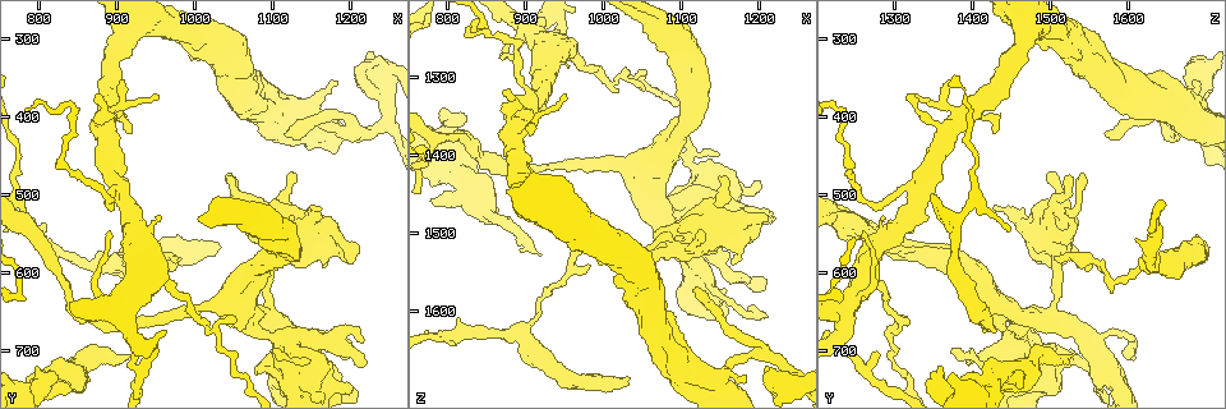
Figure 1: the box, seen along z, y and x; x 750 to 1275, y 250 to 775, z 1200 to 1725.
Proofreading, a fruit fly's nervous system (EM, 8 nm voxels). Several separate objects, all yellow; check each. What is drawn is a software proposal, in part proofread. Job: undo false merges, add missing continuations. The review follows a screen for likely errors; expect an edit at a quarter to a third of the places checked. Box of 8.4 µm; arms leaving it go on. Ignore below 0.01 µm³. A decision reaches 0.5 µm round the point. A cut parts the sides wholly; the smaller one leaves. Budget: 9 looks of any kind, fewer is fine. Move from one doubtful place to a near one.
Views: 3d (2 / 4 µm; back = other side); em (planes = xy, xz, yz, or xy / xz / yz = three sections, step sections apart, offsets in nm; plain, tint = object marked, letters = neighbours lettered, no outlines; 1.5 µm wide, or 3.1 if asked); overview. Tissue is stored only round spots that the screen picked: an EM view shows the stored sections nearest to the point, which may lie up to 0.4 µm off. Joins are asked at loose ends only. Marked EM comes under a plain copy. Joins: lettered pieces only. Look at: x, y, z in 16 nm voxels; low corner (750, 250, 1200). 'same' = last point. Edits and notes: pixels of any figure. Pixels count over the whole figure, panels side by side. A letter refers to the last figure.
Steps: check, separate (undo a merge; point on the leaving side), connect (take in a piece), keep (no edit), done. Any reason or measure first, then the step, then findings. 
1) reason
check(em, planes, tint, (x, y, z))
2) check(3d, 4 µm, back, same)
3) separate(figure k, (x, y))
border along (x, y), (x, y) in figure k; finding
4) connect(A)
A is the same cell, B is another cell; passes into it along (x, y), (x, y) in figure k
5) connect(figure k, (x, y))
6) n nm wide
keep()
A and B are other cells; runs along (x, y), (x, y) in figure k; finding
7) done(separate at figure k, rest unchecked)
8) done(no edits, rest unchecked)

free end
check(3d, 4 µm, (1150, 515, 1430))

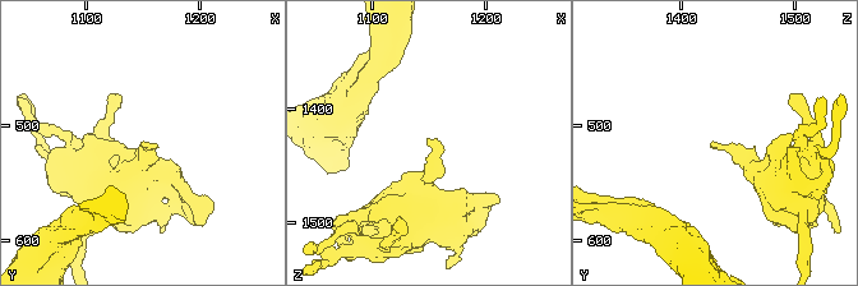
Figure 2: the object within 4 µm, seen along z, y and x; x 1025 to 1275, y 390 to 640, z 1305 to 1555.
now the EM
check(em, planes, letters, (1150, 514, 1424))

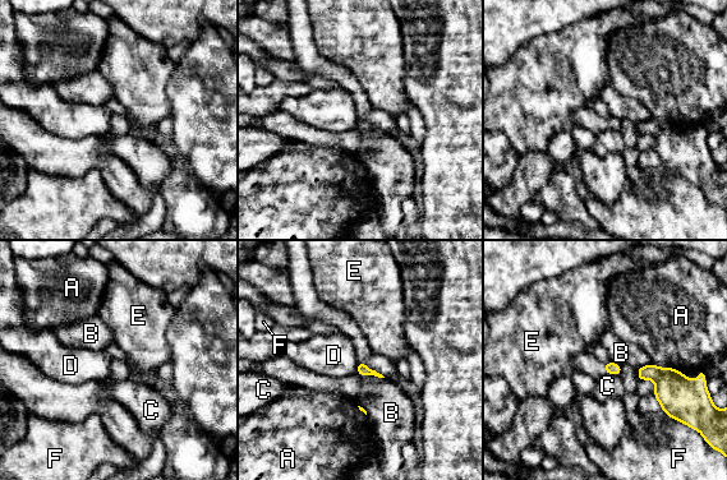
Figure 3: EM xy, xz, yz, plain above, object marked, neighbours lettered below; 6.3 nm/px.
keep()
A, B, C, D, E and F are other cells; border along (359, 361), (355, 373) in figure 3; none of them fits

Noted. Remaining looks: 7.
sharp bend
check(3d, 4 µm, (885, 510, 1265))

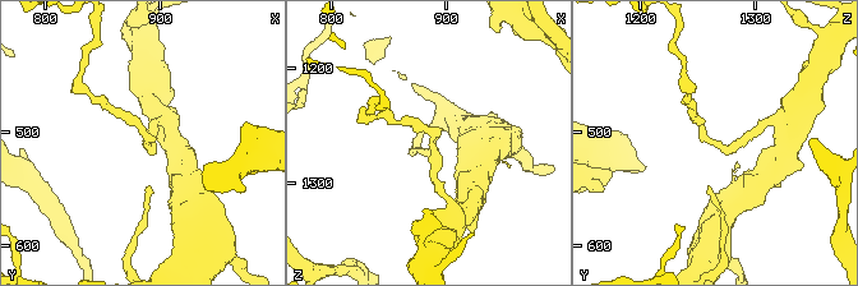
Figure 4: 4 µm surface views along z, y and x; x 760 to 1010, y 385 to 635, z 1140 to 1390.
check(em, yz, step 8, letters, (888, 510, 1266))

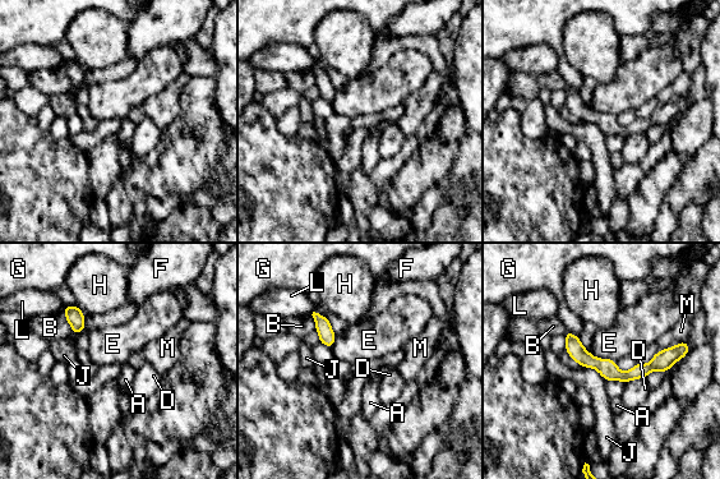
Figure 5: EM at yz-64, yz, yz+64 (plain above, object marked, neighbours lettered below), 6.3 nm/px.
check(em, planes, letters, same)

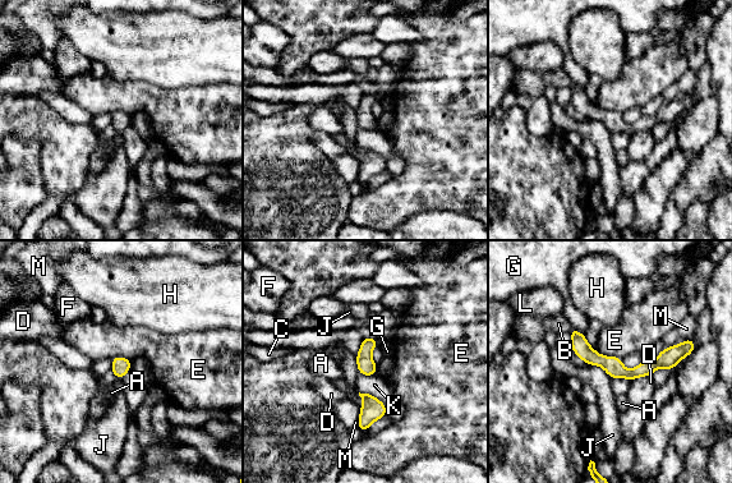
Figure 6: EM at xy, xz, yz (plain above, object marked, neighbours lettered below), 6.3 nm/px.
keep()
A, B, C, D, E, F, G, H, J, K, L and M are other cells; runs along (574, 334), (621, 372), (684, 349) in figure 6; all the same neuron

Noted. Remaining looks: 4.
abrupt turn
check(3d, 4 µm, (1100, 640, 1500))

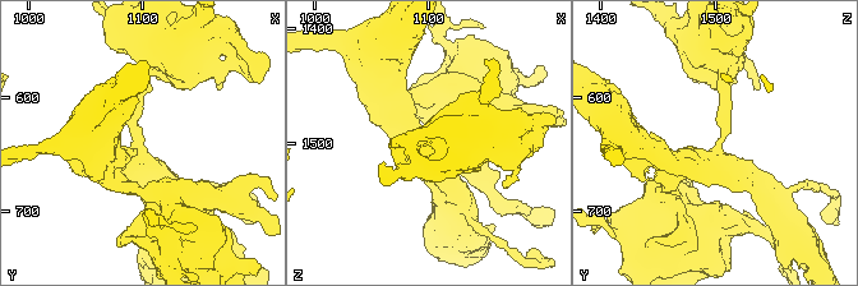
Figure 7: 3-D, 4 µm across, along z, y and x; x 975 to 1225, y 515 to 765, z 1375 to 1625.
check(em, yz, step 8, letters, (1096, 638, 1506))

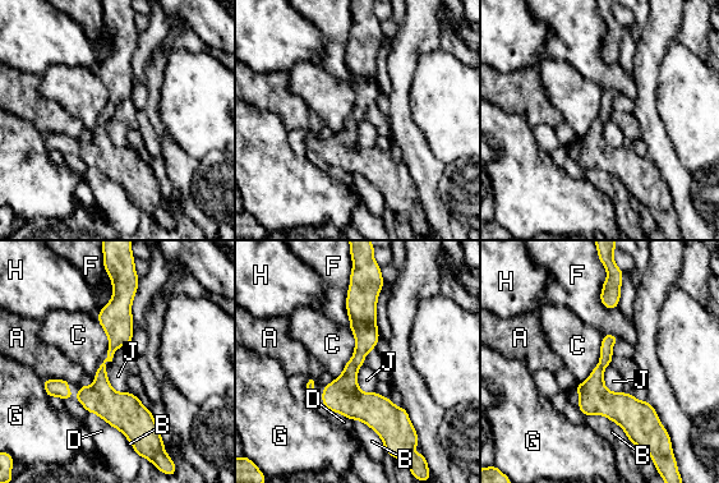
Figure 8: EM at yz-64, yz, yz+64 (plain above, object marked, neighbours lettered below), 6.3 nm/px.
90 nm wide
keep()
A, B, C, D, F, G, H and J are other cells; one neuron here

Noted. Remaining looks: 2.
sharp bend
check(em, yz, step 4, tint, (1205, 415, 1655))

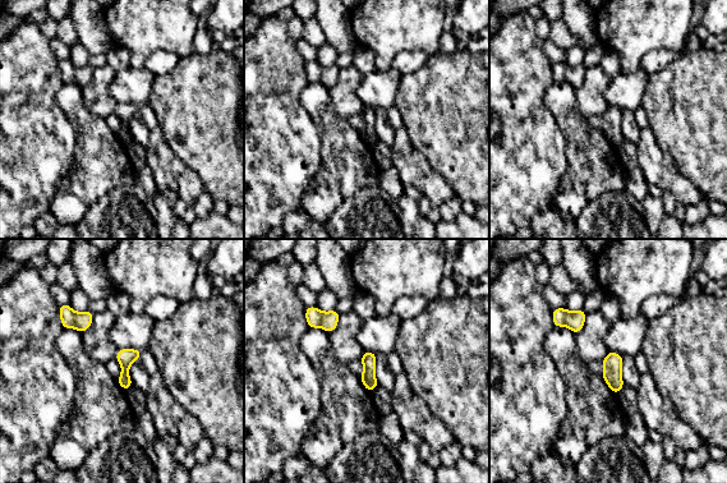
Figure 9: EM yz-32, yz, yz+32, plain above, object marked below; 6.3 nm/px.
cut it another way
check(em, planes, letters, same)

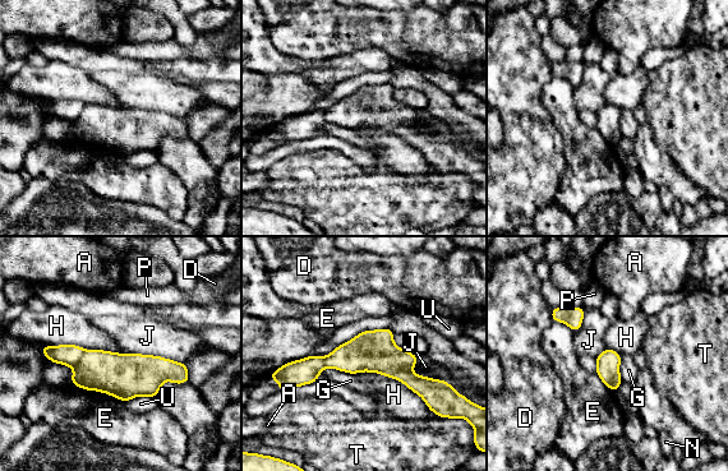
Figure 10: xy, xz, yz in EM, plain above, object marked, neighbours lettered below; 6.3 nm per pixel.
H touches over 550 nm
separate(figure 10, (116, 374))
A, D, E, G, H, J, N, P, T and U are other cells; border along (84, 350), (75, 369) in figure 10; two neurons meet here

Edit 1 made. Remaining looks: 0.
done(separate at figure 10, rest unchecked)

